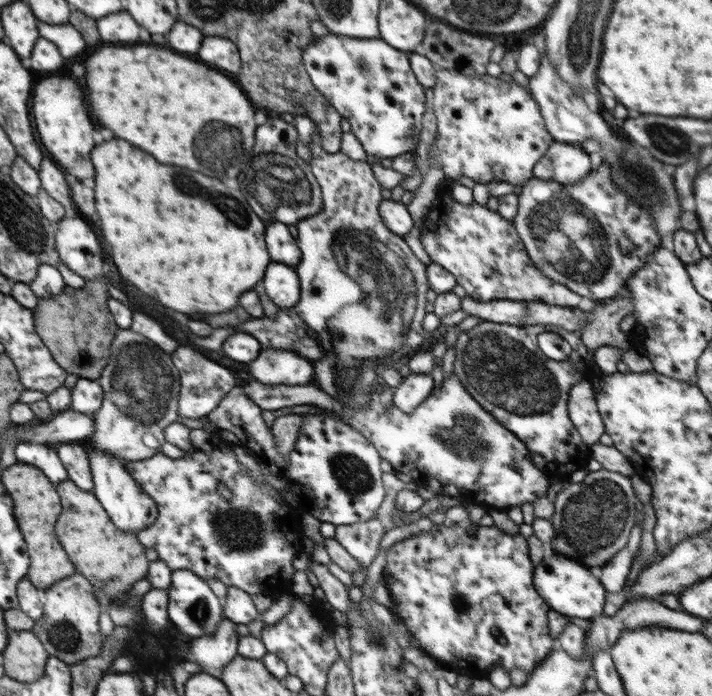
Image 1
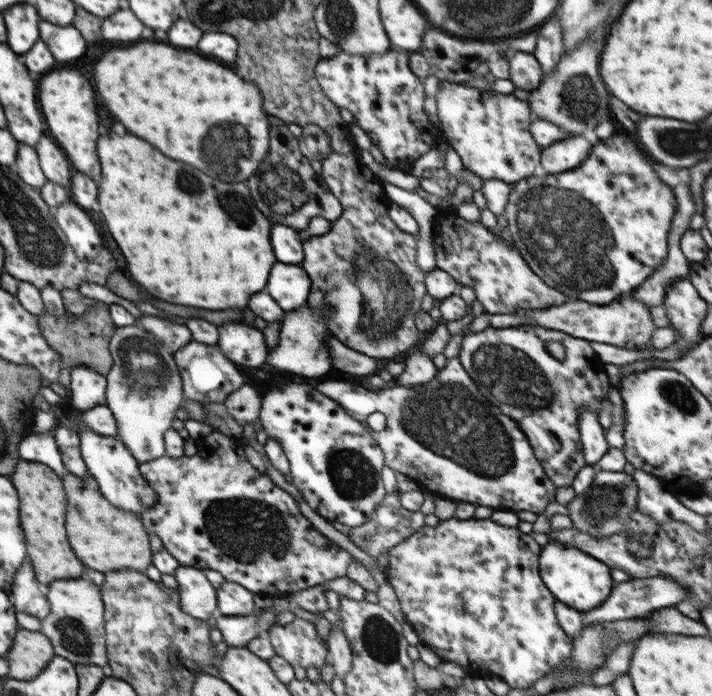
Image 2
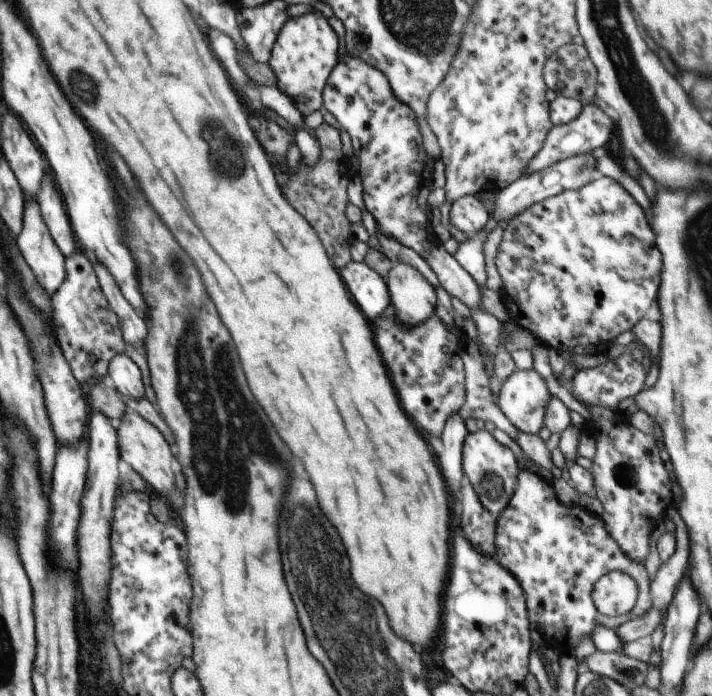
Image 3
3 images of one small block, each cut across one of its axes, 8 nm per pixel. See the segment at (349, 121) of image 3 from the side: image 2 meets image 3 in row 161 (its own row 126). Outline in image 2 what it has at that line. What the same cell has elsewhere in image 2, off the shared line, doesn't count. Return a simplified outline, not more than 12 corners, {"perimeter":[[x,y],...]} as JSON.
{"perimeter":[[339,50],[322,93],[410,172],[441,140],[409,53]]}

